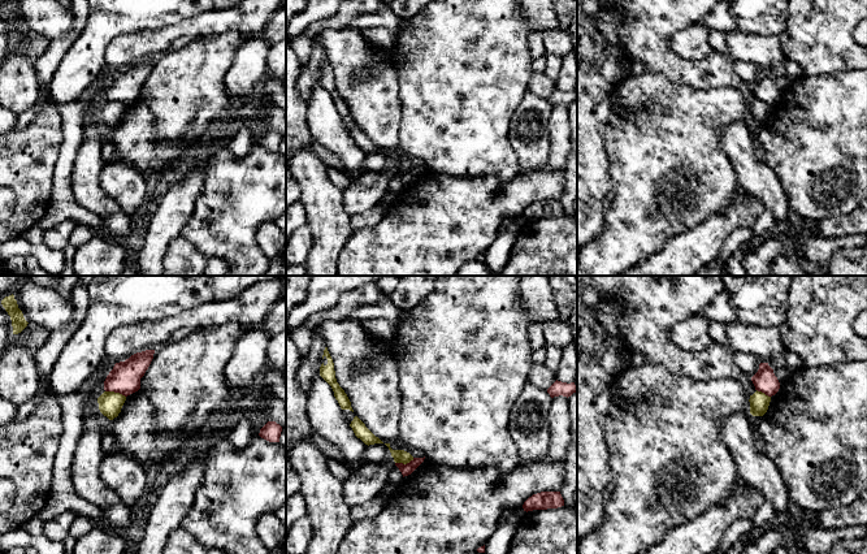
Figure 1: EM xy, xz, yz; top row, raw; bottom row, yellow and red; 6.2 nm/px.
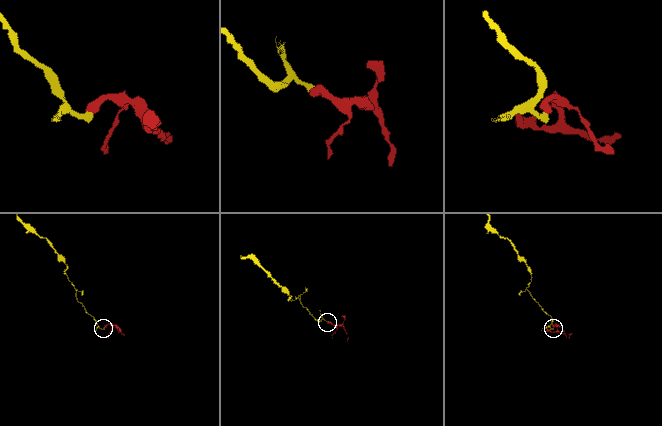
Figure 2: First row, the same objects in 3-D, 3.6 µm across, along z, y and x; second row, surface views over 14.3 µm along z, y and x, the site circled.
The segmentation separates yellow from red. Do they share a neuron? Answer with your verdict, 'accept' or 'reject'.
reject

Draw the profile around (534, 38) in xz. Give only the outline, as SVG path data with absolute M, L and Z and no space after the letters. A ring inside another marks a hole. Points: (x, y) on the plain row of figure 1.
M529 31L528 46L529 46L532 59L546 56L545 47L543 47L543 31Z

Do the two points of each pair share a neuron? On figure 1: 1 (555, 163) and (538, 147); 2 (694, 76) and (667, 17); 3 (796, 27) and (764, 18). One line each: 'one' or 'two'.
1: two
2: one
3: two

